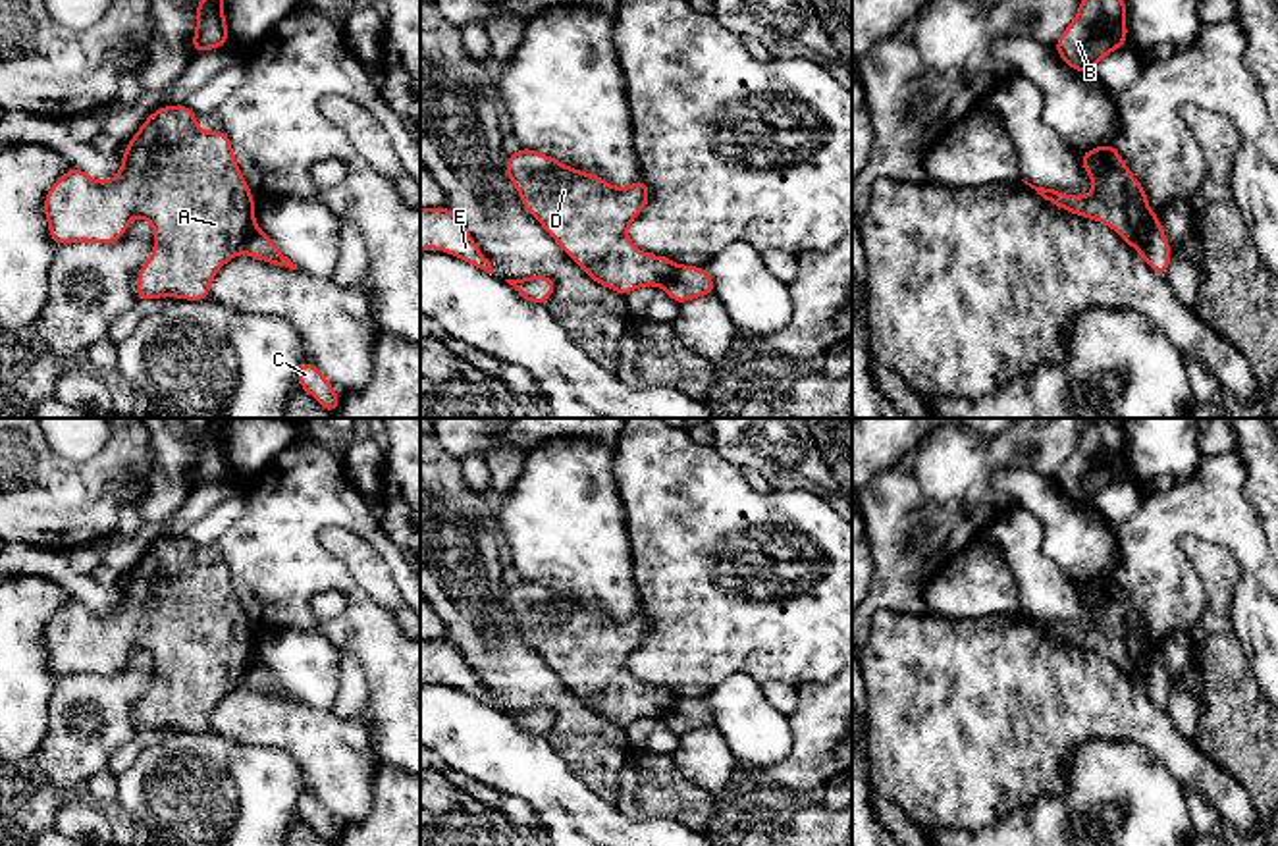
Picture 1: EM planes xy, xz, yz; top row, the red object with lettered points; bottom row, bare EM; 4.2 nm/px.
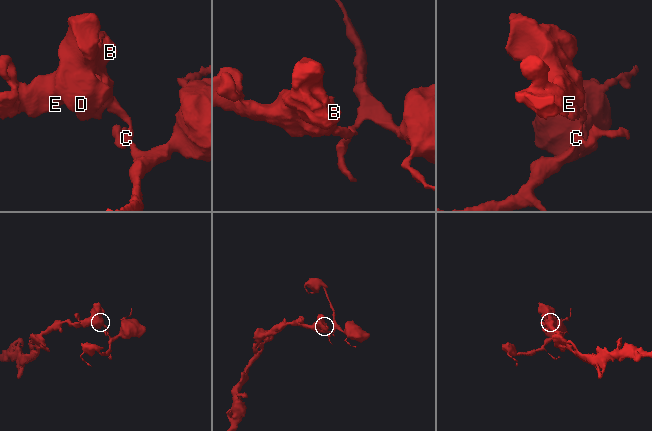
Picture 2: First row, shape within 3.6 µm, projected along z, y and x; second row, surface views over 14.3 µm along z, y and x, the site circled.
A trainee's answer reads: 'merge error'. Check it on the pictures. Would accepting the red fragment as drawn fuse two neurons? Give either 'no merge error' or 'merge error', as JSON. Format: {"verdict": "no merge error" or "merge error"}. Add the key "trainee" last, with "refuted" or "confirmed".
{"verdict": "merge error", "trainee": "confirmed"}

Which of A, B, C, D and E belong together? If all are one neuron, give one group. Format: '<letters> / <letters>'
A B D E / C

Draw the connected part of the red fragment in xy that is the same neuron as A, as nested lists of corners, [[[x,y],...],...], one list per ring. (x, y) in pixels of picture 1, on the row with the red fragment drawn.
[[[173,104],[156,108],[146,118],[127,143],[114,179],[94,181],[71,164],[46,193],[44,216],[56,247],[77,241],[110,245],[125,235],[133,216],[146,218],[154,229],[154,252],[139,268],[137,303],[156,297],[206,301],[216,272],[243,252],[254,227],[254,204],[227,133],[202,133],[197,114],[185,104]]]

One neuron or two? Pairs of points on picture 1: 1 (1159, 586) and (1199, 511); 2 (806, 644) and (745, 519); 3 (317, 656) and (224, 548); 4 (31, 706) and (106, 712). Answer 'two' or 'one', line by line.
1: one
2: one
3: two
4: two

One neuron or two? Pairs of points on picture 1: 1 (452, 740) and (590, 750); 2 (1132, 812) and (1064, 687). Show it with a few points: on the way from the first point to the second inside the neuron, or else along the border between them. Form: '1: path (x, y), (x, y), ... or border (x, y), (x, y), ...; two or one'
1: border (544, 737), (583, 781); two
2: border (1138, 742), (1086, 740), (1070, 752), (1061, 771); two

